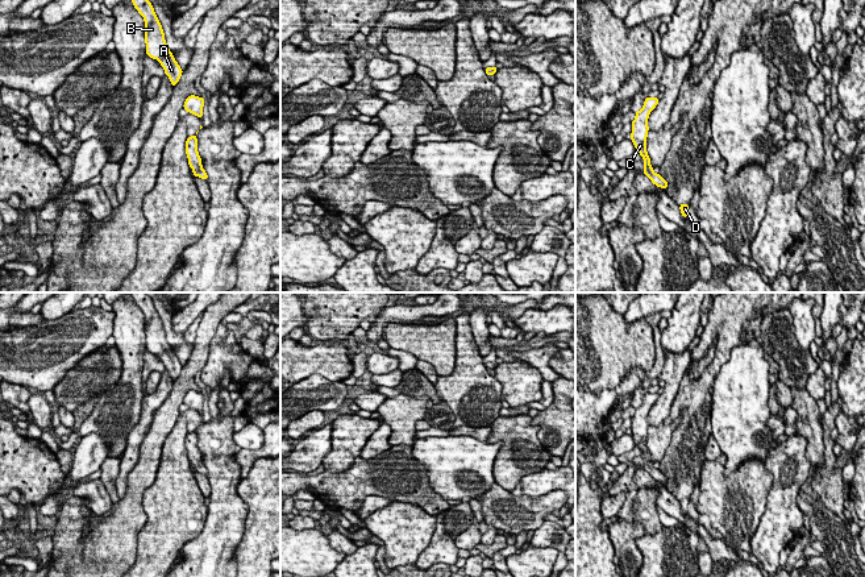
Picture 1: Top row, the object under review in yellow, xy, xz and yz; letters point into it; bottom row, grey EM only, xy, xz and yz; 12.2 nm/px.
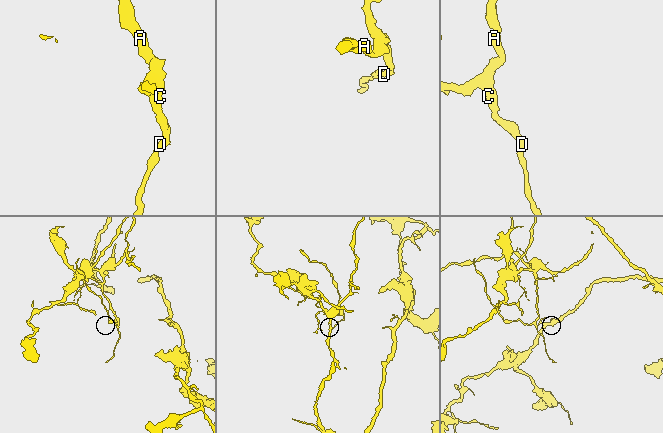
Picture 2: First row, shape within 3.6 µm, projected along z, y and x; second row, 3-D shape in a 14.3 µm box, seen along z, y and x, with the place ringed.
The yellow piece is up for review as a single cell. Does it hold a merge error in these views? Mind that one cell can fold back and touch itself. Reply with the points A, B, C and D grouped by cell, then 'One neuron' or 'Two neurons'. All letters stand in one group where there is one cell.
Groups: A B C D. One neuron

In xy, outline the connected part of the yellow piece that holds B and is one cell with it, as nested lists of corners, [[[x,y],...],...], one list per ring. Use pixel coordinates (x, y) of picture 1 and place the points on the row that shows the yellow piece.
[[[132,0],[132,3],[145,20],[146,55],[161,63],[174,87],[179,82],[183,70],[166,45],[165,33],[154,8],[149,0]]]

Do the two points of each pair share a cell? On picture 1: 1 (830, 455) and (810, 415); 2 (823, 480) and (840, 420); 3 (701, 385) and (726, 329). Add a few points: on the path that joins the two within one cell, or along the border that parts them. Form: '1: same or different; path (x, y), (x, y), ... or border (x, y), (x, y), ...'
1: different; border (822, 423), (823, 463), (815, 473)
2: different; border (840, 410), (834, 426)
3: same; path (711, 372), (722, 356), (726, 343)

